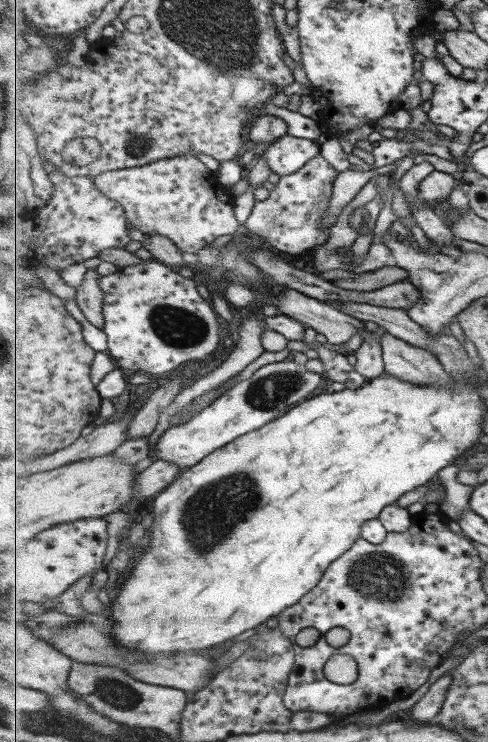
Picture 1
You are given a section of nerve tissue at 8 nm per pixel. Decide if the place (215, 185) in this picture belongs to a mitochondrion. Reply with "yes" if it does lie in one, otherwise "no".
no

